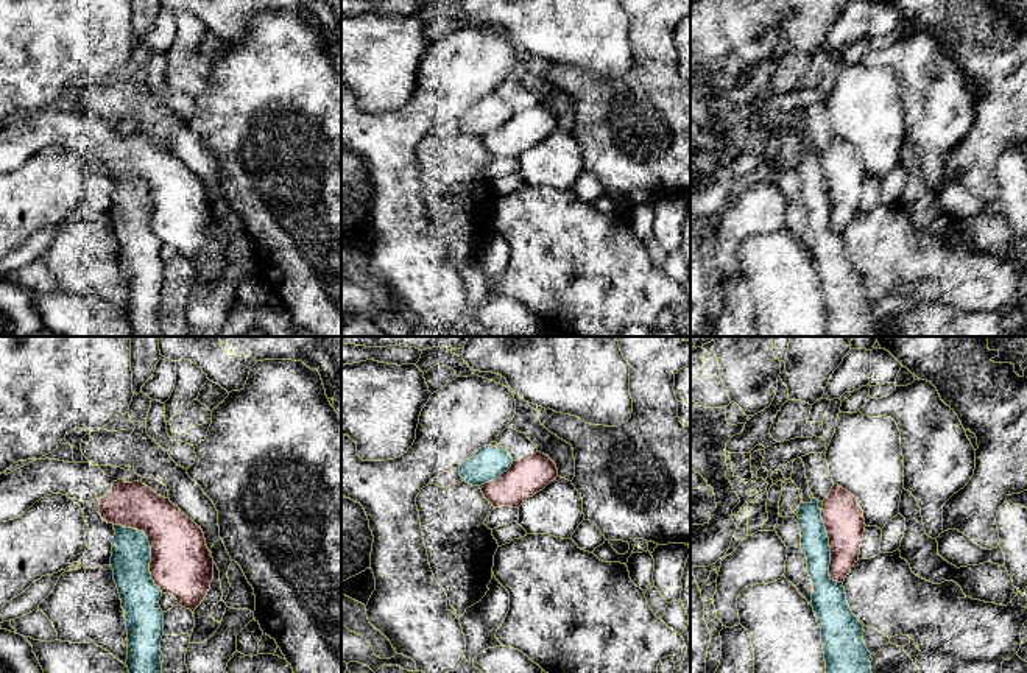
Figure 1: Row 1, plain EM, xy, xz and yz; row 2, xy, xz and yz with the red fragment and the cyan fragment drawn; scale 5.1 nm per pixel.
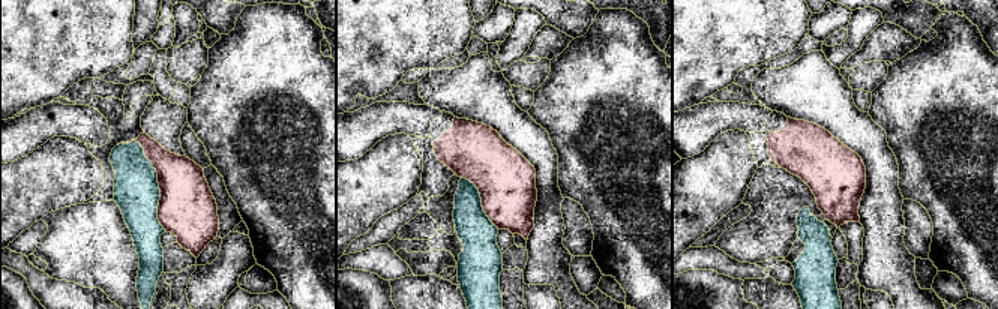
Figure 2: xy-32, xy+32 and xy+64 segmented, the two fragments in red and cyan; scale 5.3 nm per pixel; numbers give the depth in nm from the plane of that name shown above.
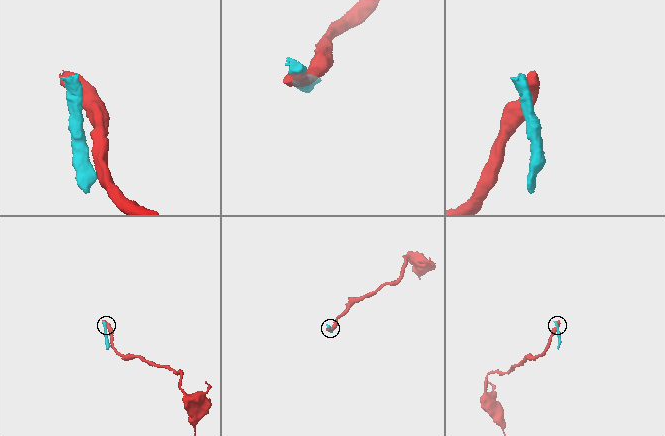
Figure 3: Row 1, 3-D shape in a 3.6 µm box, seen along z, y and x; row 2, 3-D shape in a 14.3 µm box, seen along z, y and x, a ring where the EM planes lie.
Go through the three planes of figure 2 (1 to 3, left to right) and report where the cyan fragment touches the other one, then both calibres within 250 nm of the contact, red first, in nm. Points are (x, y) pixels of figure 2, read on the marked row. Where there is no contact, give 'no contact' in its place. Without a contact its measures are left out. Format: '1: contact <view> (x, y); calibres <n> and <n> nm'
1: contact xy-32 (158, 176); calibres 300 and 240 nm
2: contact xy+32 (482, 201); calibres 320 and 200 nm
3: no contact

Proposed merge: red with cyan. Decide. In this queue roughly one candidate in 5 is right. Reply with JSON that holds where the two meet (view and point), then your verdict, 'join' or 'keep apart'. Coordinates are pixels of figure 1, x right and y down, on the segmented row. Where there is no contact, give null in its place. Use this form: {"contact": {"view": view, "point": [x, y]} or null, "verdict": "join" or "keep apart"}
{"contact": {"view": "xy", "point": [151, 549]}, "verdict": "keep apart"}

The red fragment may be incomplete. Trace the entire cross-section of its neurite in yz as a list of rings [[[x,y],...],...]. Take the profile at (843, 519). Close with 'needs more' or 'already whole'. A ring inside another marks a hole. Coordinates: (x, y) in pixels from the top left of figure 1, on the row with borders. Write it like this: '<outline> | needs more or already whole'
[[[834,484],[823,500],[821,519],[831,547],[829,576],[837,583],[843,583],[859,561],[866,527],[863,511],[851,492]]] | already whole

